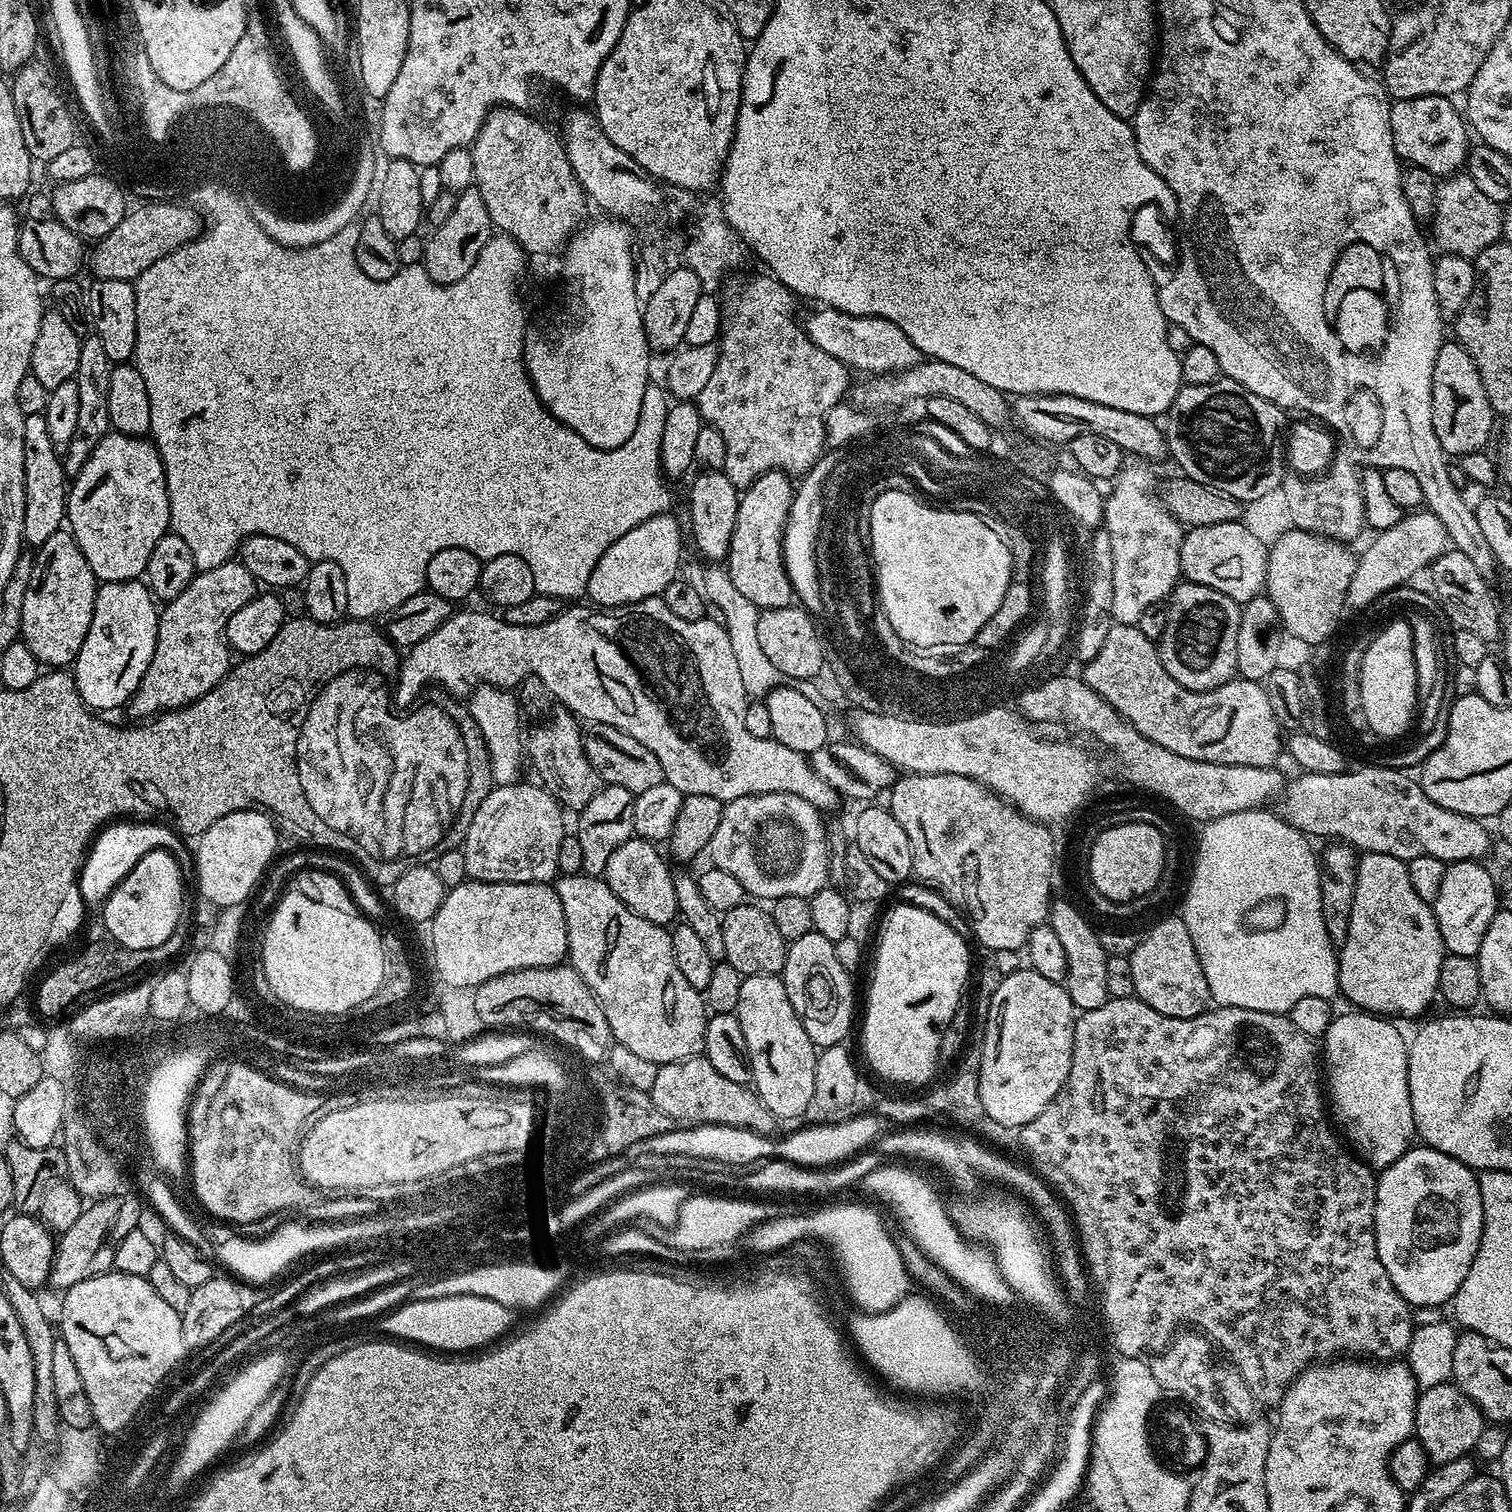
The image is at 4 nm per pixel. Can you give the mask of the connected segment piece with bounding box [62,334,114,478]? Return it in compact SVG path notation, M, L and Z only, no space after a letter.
M88 334L81 339L80 353L78 354L78 370L75 374L78 386L78 423L74 429L74 438L70 438L68 447L63 449L64 475L74 478L86 466L94 446L102 442L102 438L108 435L112 428L110 422L110 374L114 367L114 361L106 354L106 346L102 346L102 338L95 334Z

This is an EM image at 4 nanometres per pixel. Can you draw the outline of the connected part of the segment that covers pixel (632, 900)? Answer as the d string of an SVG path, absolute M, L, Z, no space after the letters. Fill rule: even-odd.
M633 838L622 842L606 862L603 879L614 890L614 894L635 916L646 918L655 924L671 925L677 919L676 880L660 857L655 843L650 840ZM672 920L672 921L671 921Z

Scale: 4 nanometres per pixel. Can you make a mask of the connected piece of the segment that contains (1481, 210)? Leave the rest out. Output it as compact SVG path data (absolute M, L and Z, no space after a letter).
M1453 174L1439 181L1436 189L1436 206L1430 225L1436 231L1436 240L1445 253L1474 258L1486 246L1497 243L1504 230L1504 213L1501 205L1495 204L1478 186L1471 176Z

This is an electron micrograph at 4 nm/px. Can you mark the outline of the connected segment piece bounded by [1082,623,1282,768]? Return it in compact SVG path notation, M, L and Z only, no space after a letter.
M1113 623L1110 634L1106 634L1106 643L1102 645L1102 650L1098 650L1098 654L1093 660L1087 661L1083 665L1082 679L1085 684L1090 686L1090 690L1098 693L1103 700L1108 701L1110 706L1114 706L1116 713L1127 720L1129 724L1134 726L1134 730L1138 730L1146 738L1150 738L1152 742L1158 742L1158 746L1166 746L1166 750L1174 750L1174 754L1182 754L1182 758L1194 758L1202 762L1214 762L1215 764L1233 764L1234 766L1258 766L1259 768L1270 768L1277 763L1276 759L1282 754L1282 736L1280 740L1280 732L1282 726L1277 722L1273 708L1270 706L1270 698L1268 697L1268 689L1263 683L1254 680L1245 680L1243 678L1233 678L1230 682L1226 682L1222 686L1212 688L1209 692L1195 692L1186 686L1182 686L1178 682L1174 682L1174 678L1170 678L1170 674L1162 666L1160 661L1160 653L1157 645L1150 638L1146 638L1146 634L1142 634L1142 630L1138 630L1135 624L1117 624Z

